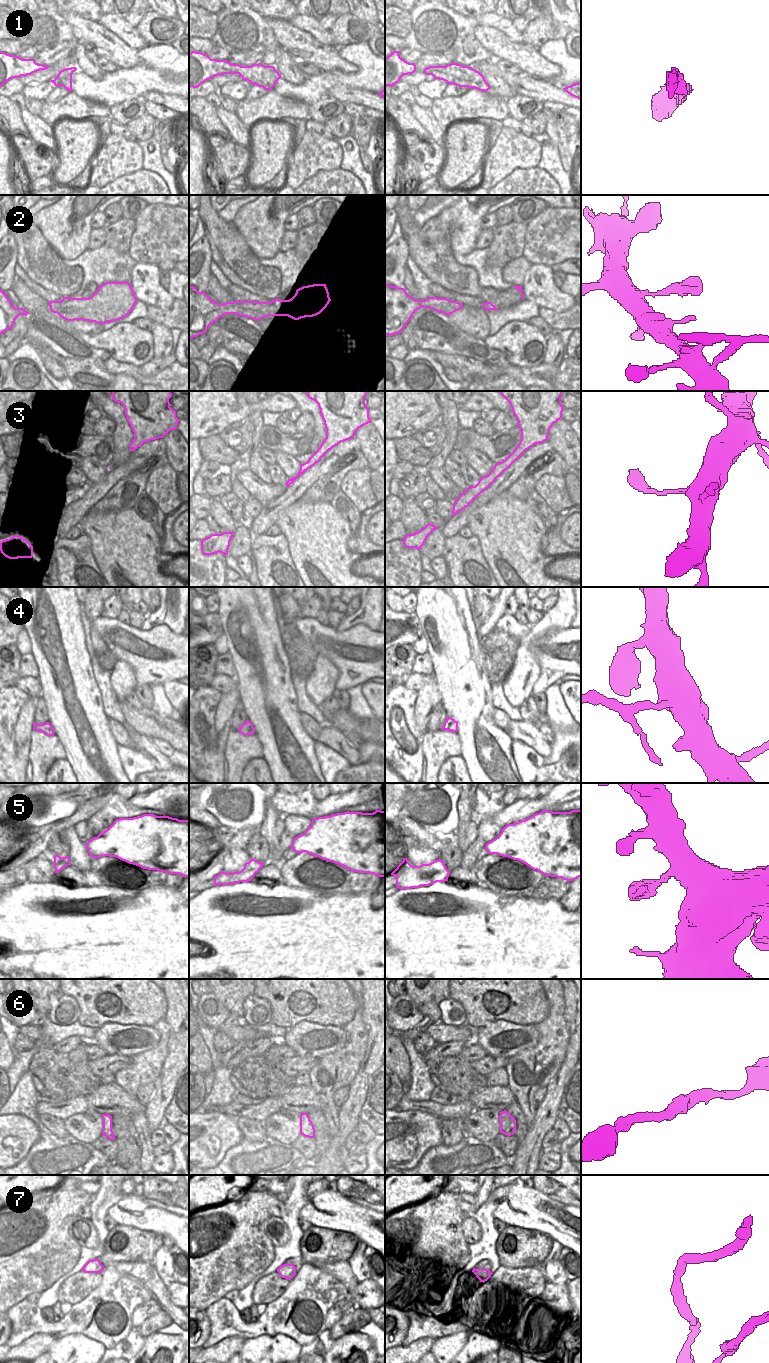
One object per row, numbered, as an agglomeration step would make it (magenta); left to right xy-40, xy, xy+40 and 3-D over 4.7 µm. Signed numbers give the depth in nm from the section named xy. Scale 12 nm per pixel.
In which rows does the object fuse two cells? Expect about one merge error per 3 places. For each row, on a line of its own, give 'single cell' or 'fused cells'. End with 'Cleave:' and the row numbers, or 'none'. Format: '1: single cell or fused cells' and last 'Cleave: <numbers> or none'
1: single cell
2: single cell
3: single cell
4: fused cells
5: single cell
6: single cell
7: single cell
Cleave: 4

